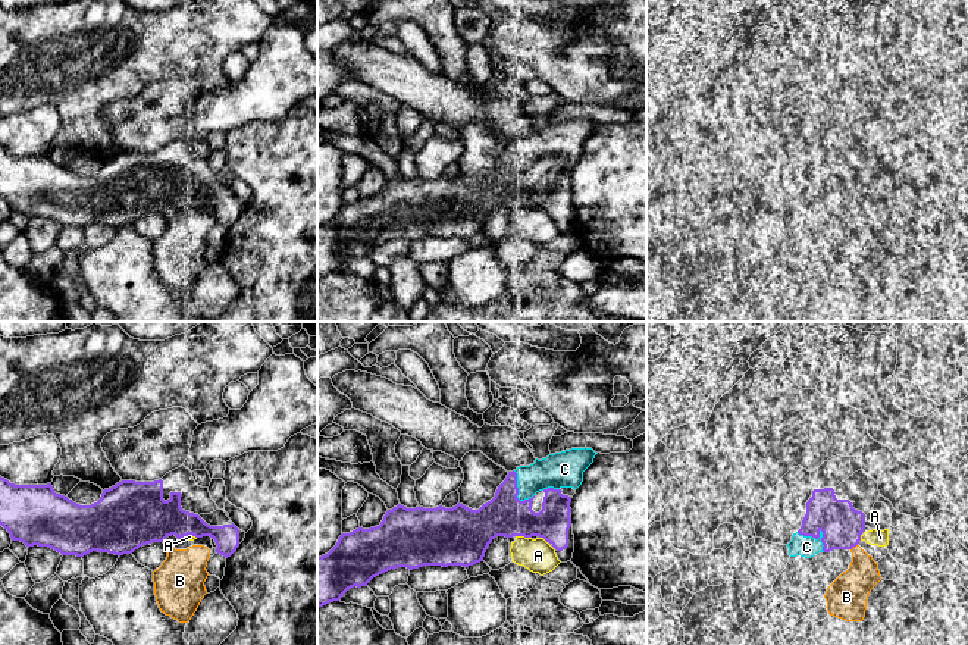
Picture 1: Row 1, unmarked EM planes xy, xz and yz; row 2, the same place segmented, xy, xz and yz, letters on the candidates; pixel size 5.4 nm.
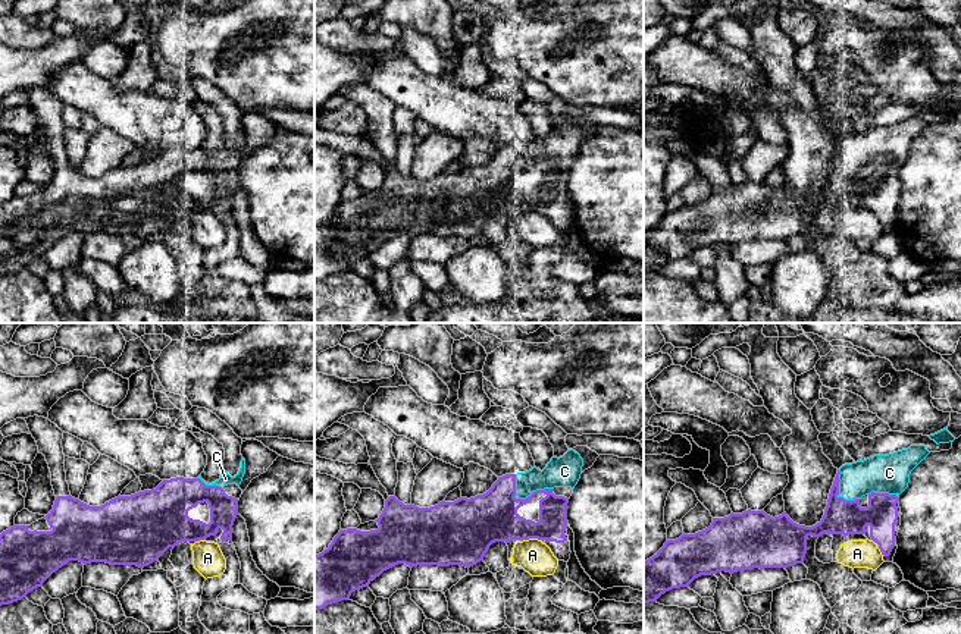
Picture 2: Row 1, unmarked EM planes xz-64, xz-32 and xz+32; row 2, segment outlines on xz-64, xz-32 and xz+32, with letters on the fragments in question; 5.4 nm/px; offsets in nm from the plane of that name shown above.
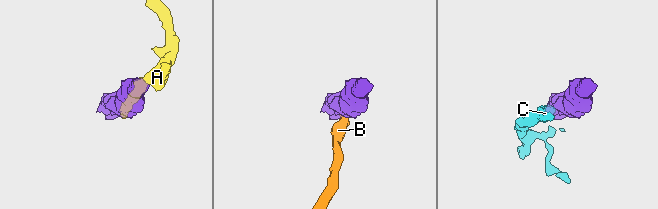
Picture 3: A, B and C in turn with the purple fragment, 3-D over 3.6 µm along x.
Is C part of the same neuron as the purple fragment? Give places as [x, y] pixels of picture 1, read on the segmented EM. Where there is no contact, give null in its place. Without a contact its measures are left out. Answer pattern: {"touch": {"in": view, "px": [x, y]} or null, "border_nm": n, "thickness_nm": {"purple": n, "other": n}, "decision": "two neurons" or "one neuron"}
{"touch": {"in": "yz", "px": [814, 537]}, "border_nm": 190, "thickness_nm": {"purple": 220, "other": 120}, "decision": "one neuron"}

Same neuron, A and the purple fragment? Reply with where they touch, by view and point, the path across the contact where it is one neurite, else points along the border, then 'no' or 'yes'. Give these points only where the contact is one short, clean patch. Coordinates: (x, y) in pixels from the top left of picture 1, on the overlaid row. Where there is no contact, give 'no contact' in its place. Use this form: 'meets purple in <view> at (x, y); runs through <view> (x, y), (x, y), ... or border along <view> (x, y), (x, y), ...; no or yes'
meets purple in xz at (523, 535); no

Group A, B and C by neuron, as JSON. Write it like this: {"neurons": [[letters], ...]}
{"neurons": [["A", "B"], ["C"]]}

